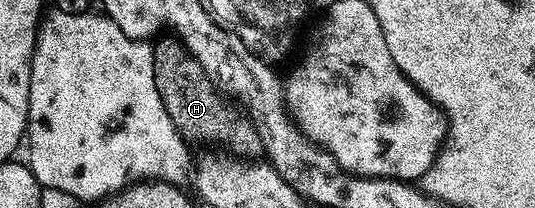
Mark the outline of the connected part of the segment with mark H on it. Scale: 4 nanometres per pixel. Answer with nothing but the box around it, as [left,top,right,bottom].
[153,35,263,158]

